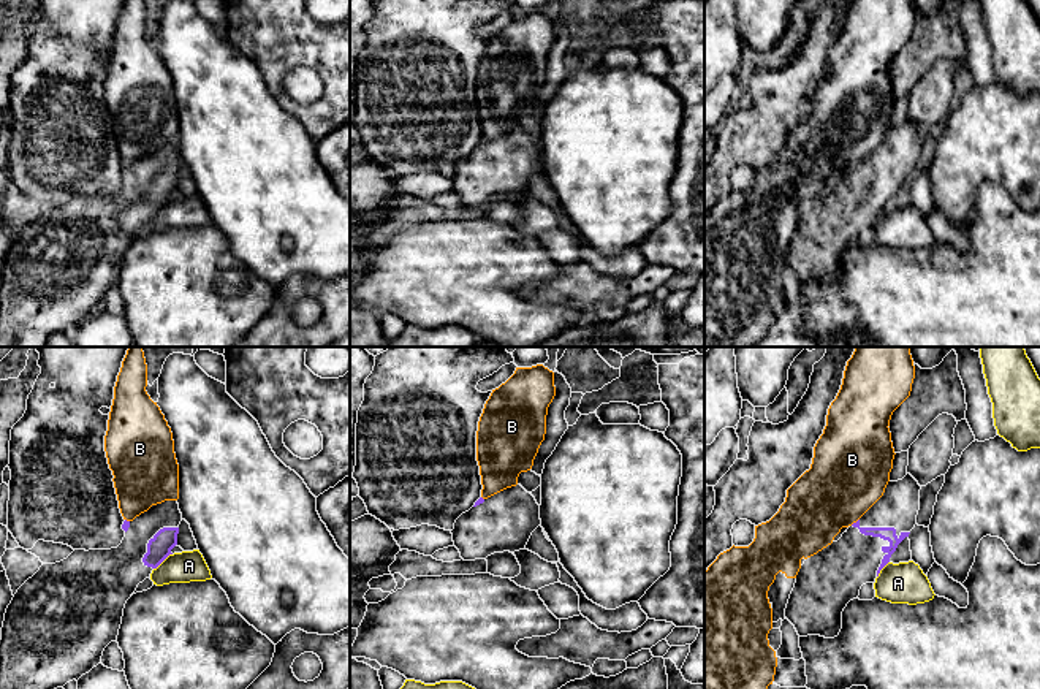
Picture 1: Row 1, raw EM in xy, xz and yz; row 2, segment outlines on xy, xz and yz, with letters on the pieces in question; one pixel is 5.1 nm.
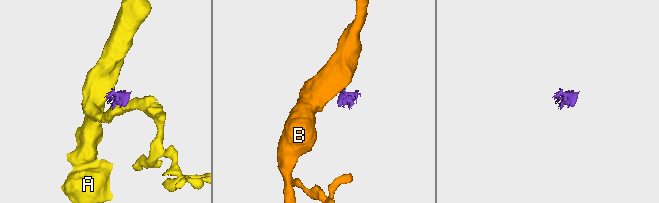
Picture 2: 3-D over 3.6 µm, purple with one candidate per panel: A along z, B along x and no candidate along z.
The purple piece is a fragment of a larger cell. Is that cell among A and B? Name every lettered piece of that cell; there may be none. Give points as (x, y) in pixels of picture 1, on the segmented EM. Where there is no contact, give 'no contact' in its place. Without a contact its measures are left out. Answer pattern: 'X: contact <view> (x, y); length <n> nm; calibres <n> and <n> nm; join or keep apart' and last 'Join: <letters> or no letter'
A: contact xy (162, 561); length 130 nm; calibres 120 and 160 nm; keep apart
B: contact yz (854, 523); length 60 nm; calibres 70 and 400 nm; keep apart
Join: no letter

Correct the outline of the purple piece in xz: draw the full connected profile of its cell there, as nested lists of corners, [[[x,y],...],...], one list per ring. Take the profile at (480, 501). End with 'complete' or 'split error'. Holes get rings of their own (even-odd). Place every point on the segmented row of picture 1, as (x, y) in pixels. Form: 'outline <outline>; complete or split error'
outline [[[516,485],[488,499],[480,497],[456,520],[451,534],[461,558],[475,561],[494,553],[524,550],[540,524],[540,505]]]; split error

